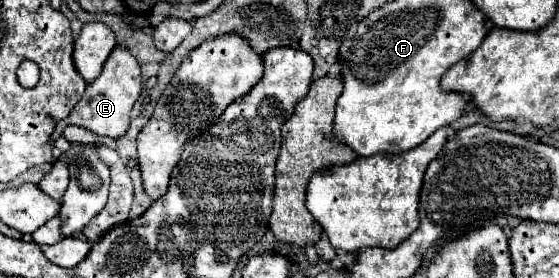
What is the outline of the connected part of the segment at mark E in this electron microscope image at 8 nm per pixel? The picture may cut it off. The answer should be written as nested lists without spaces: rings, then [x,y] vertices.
[[[118,45],[110,53],[108,61],[104,63],[104,69],[102,69],[100,77],[94,79],[94,83],[90,83],[86,87],[86,93],[82,95],[78,107],[74,107],[74,111],[66,117],[66,121],[57,123],[49,144],[54,147],[55,141],[62,136],[63,129],[70,123],[86,127],[96,135],[106,135],[106,137],[112,137],[112,139],[122,137],[126,133],[128,125],[130,125],[130,111],[132,111],[132,105],[138,99],[140,91],[142,91],[140,65],[138,65],[136,57],[126,47]]]

